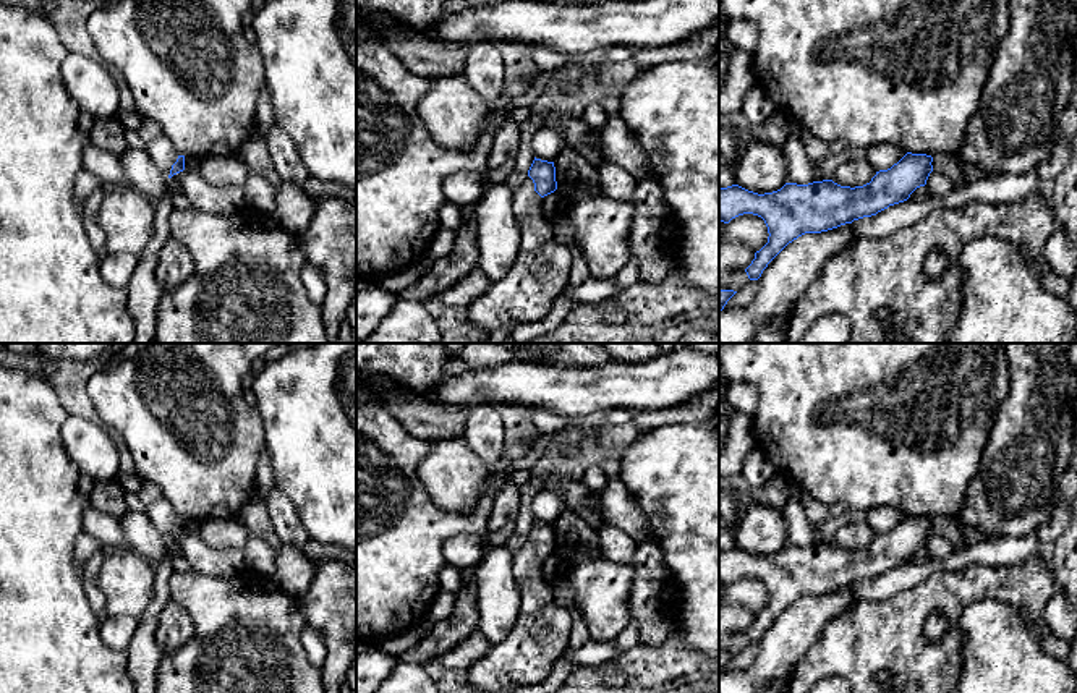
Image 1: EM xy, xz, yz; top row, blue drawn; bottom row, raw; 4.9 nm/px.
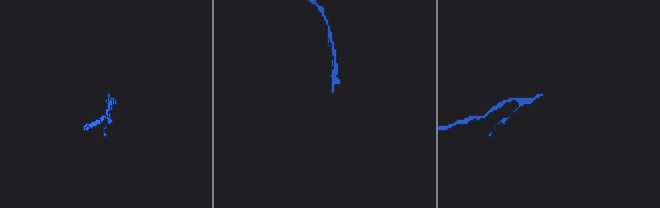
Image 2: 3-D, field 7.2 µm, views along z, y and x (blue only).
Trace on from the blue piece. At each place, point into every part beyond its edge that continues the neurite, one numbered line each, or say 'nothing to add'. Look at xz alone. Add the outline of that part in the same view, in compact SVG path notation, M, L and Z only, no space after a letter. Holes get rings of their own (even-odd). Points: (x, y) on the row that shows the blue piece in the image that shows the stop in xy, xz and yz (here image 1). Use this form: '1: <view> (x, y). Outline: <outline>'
1: xz (540, 274). Outline: M526 176L513 196L520 228L518 256L510 272L468 306L468 322L487 335L543 319L568 285L572 254L556 240L554 222L543 215L541 207L543 198Z

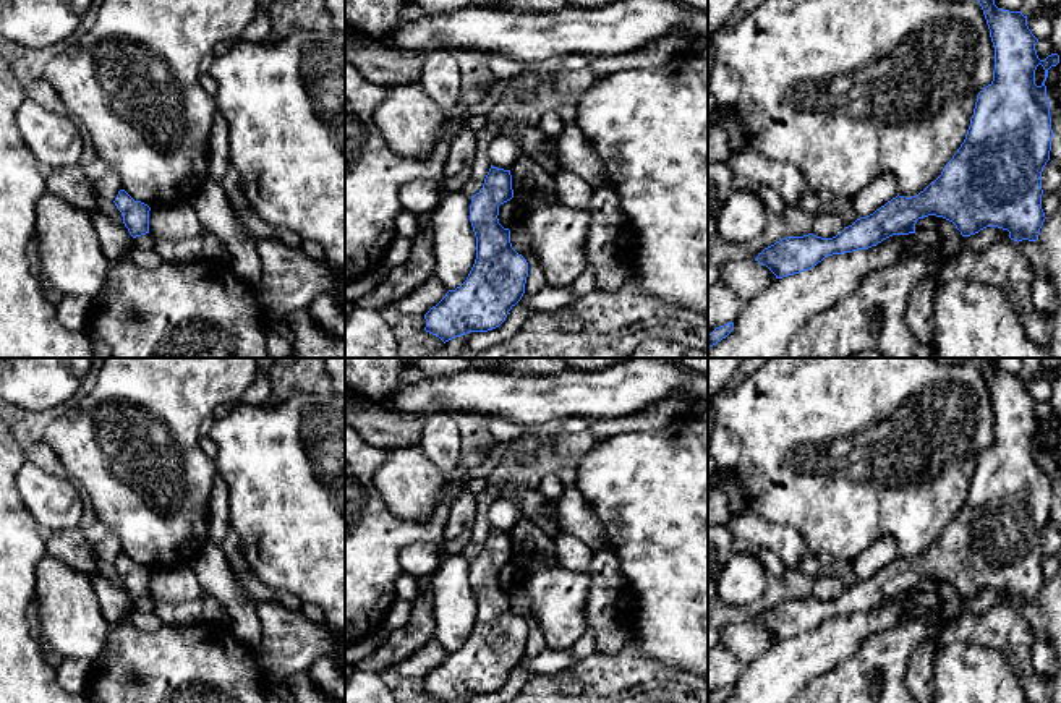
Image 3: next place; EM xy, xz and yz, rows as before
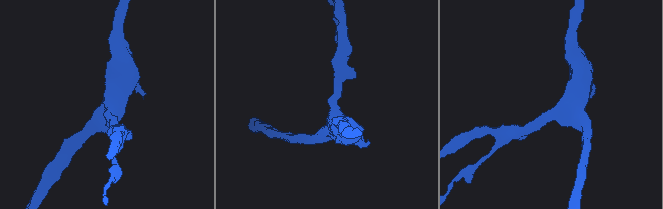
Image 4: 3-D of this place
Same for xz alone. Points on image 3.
nothing to add

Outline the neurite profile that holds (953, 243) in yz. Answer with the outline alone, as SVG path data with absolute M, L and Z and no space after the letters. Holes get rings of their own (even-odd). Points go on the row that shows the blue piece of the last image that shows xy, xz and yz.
M936 217L936 233L943 238L941 251L930 258L928 262L935 266L943 266L948 262L954 254L967 251L964 238L956 225L943 217Z

